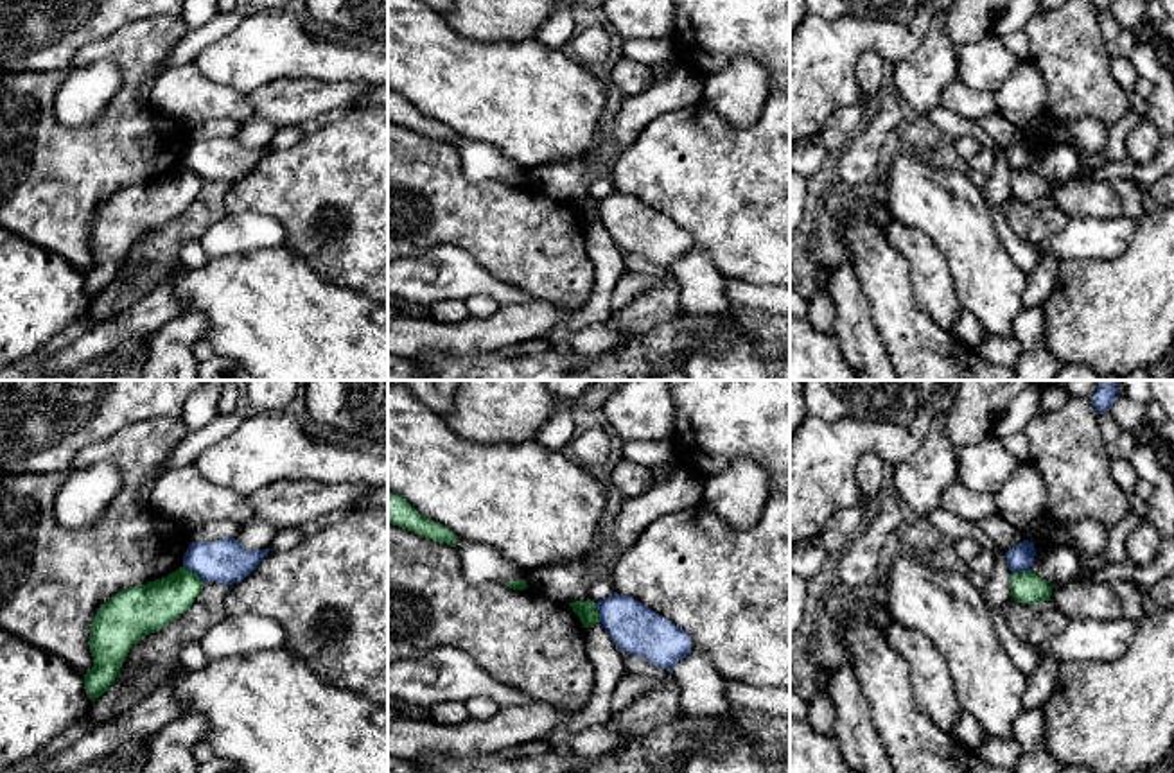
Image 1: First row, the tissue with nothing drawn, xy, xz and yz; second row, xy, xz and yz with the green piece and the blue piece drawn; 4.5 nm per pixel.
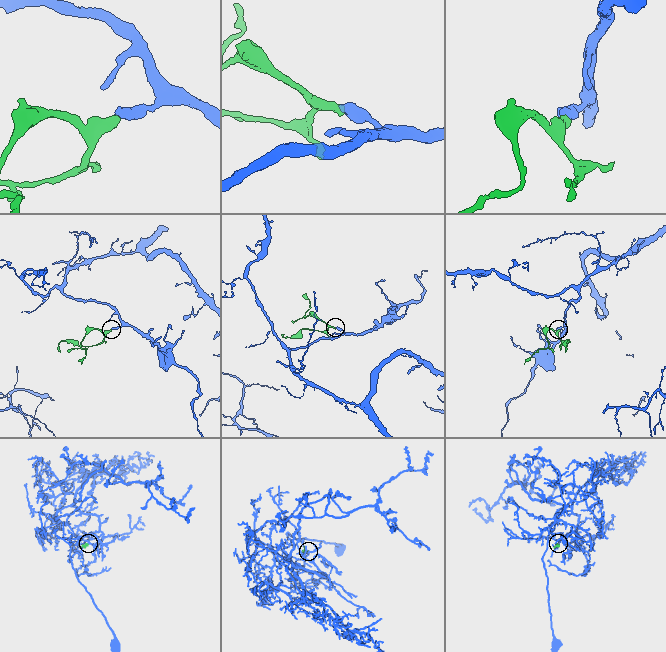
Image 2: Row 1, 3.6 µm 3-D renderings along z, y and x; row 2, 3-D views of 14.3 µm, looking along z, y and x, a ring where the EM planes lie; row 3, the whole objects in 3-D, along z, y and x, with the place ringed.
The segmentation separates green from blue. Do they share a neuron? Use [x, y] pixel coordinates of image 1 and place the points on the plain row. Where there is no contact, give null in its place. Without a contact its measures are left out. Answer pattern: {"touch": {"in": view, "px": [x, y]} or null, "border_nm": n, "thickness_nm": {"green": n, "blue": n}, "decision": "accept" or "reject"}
{"touch": {"in": "xy", "px": [194, 171]}, "border_nm": 120, "thickness_nm": {"green": 200, "blue": 200}, "decision": "reject"}

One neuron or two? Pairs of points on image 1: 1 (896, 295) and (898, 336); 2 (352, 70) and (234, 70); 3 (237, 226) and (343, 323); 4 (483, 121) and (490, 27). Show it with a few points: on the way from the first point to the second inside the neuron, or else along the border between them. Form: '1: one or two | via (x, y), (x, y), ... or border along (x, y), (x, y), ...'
1: one | via (896, 305), (898, 325)
2: one | via (324, 61), (262, 61)
3: two | border along (282, 244), (221, 257)
4: two | border along (449, 24), (476, 40), (530, 38)

